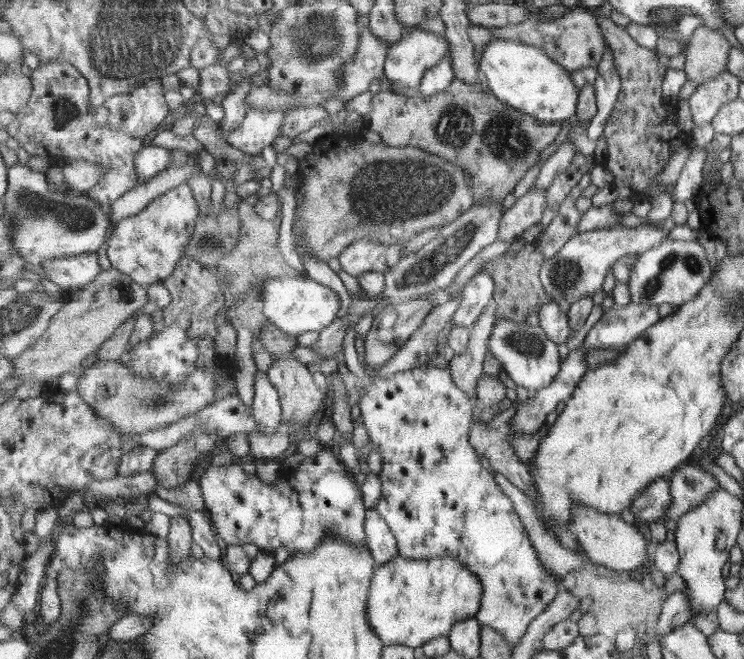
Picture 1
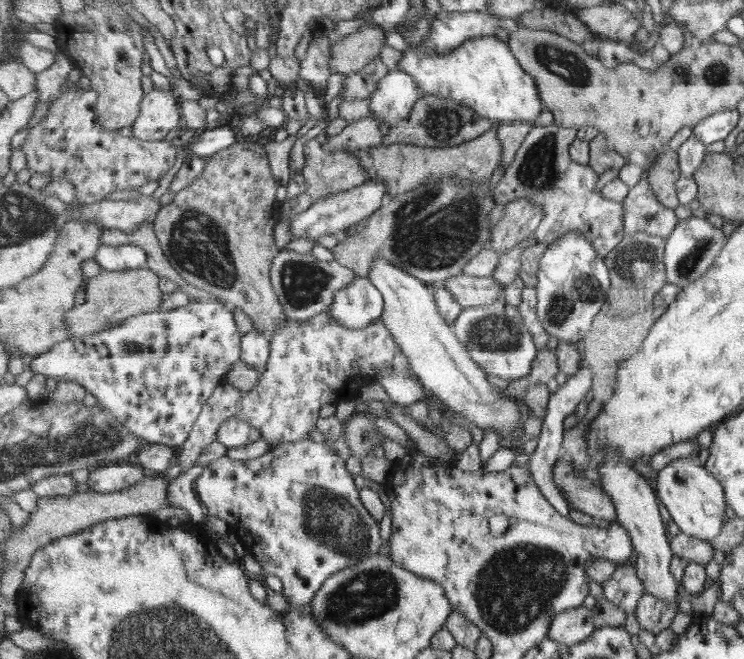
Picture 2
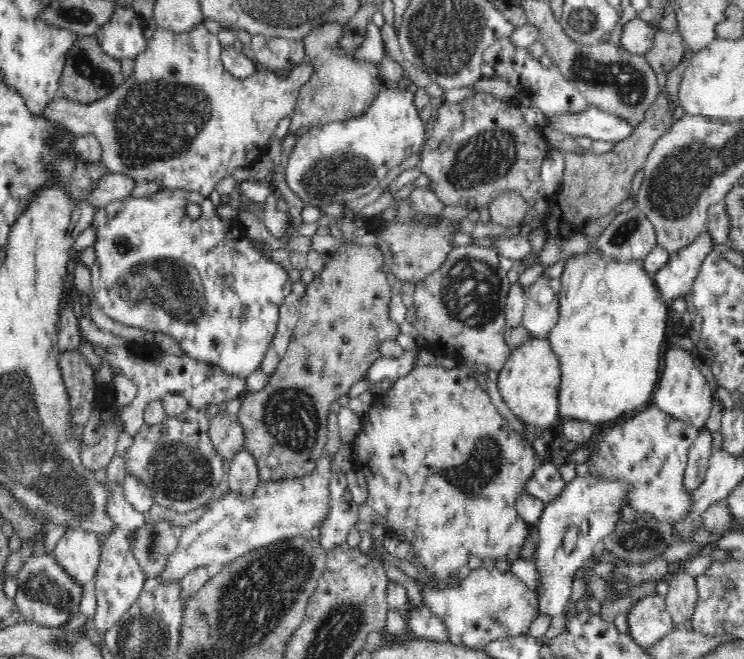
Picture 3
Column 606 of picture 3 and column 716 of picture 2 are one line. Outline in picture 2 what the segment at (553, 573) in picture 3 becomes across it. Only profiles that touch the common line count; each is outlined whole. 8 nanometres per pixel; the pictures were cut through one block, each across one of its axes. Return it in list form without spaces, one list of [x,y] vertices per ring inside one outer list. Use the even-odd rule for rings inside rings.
[[[695,457],[678,458],[669,463],[665,468],[657,472],[654,481],[656,494],[668,509],[672,520],[679,526],[681,532],[704,541],[713,542],[720,536],[721,529],[726,522],[725,510],[727,510],[728,499],[725,495],[723,483],[710,471],[706,465],[701,466],[699,459]]]

